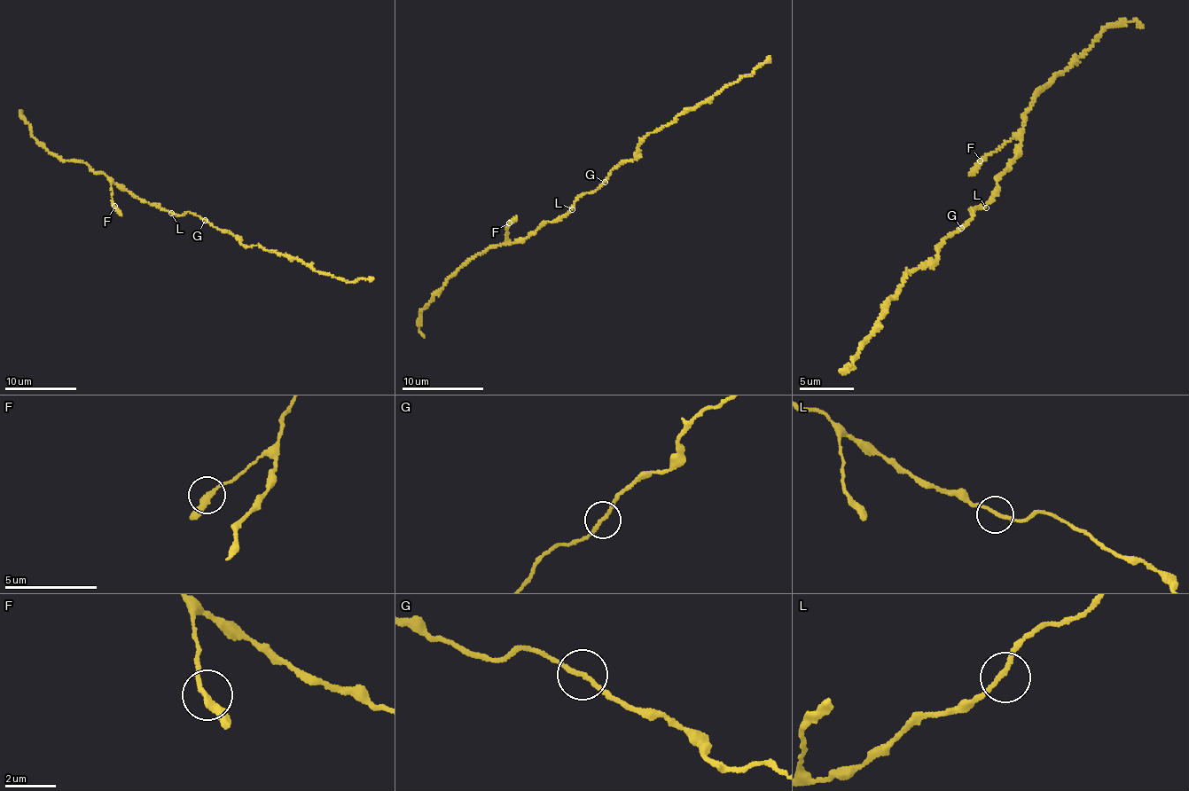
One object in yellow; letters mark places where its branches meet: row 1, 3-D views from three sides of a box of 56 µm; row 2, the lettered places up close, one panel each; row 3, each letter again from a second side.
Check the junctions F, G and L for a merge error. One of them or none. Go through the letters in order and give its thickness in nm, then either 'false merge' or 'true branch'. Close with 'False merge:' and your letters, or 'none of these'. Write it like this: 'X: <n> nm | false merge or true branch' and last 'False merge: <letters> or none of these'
F: 260 nm | true branch
G: 180 nm | true branch
L: 170 nm | true branch
False merge: none of these

